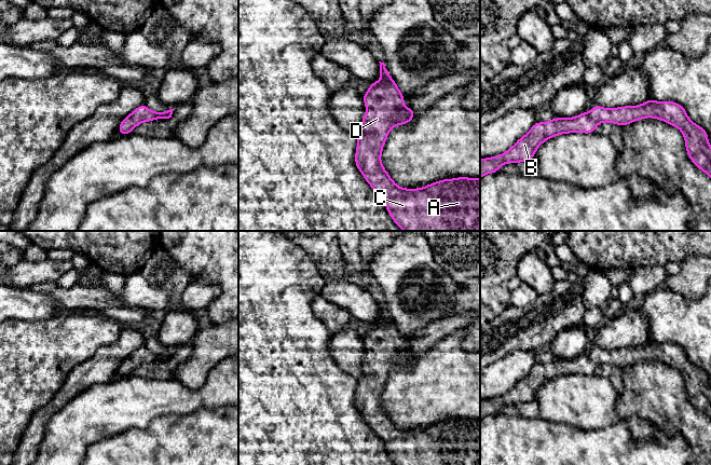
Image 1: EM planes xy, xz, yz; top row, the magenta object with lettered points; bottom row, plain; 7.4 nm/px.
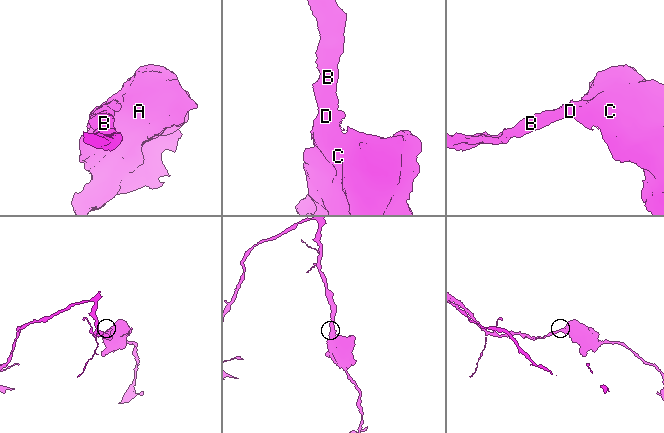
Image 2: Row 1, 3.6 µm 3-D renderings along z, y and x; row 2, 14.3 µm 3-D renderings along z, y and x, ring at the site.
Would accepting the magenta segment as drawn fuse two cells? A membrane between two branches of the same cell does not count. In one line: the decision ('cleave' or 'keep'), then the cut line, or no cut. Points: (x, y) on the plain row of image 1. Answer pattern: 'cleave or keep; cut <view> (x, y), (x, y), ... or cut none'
keep; cut none

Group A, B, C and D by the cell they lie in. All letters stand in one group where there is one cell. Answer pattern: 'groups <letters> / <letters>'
groups A B C D

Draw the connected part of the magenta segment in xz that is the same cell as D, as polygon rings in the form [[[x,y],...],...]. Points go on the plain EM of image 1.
[[[379,304],[381,322],[371,324],[363,337],[368,353],[363,358],[360,374],[357,378],[356,409],[383,441],[395,465],[480,465],[480,419],[442,421],[423,429],[407,430],[398,428],[383,409],[381,397],[389,372],[397,367],[410,365],[415,353],[404,346],[405,339],[397,325],[391,319],[385,305]]]

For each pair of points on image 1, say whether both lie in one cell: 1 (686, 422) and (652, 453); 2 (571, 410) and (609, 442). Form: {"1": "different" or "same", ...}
{"1": "different", "2": "different"}

